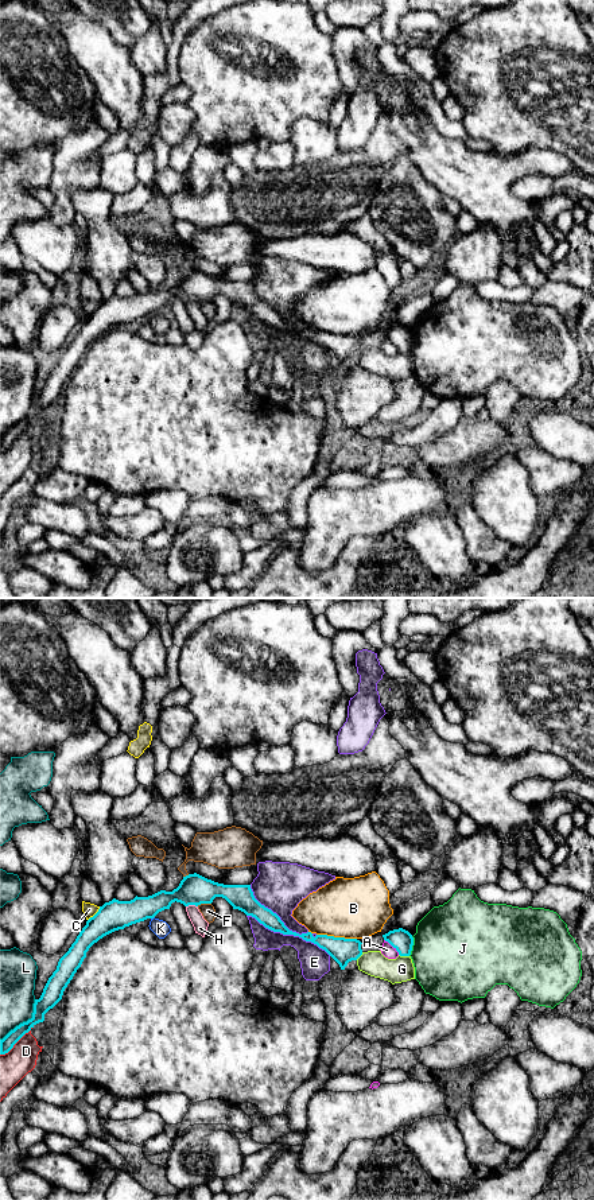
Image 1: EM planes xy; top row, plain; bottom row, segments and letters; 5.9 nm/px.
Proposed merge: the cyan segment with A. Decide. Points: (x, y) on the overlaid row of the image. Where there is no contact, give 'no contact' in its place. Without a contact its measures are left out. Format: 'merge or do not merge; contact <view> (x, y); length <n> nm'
do not merge; contact xy (392, 946); length 130 nm

